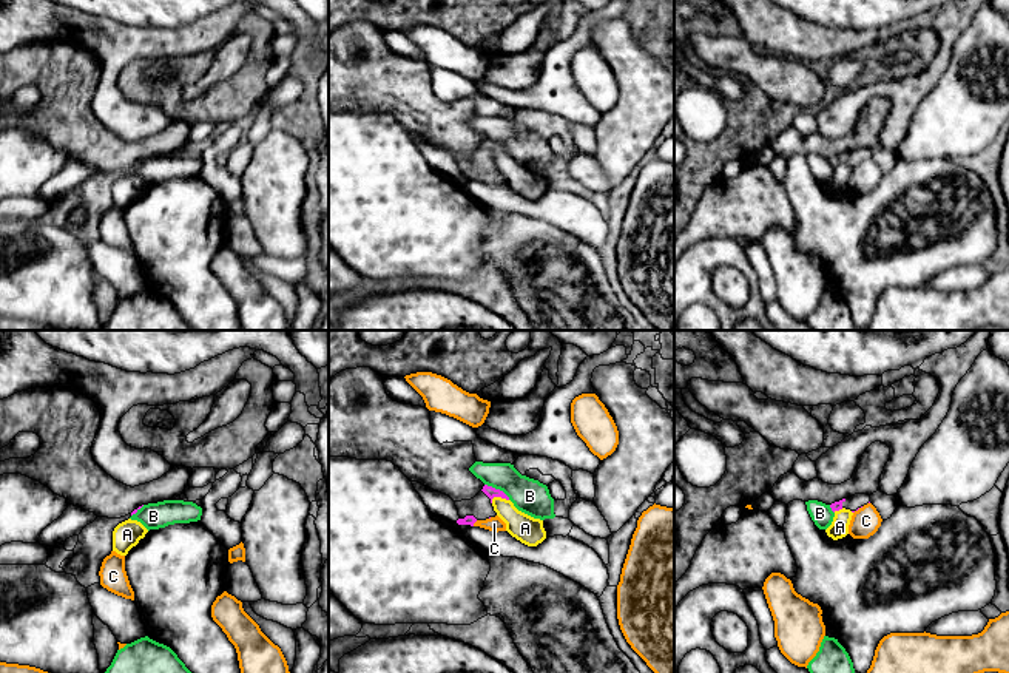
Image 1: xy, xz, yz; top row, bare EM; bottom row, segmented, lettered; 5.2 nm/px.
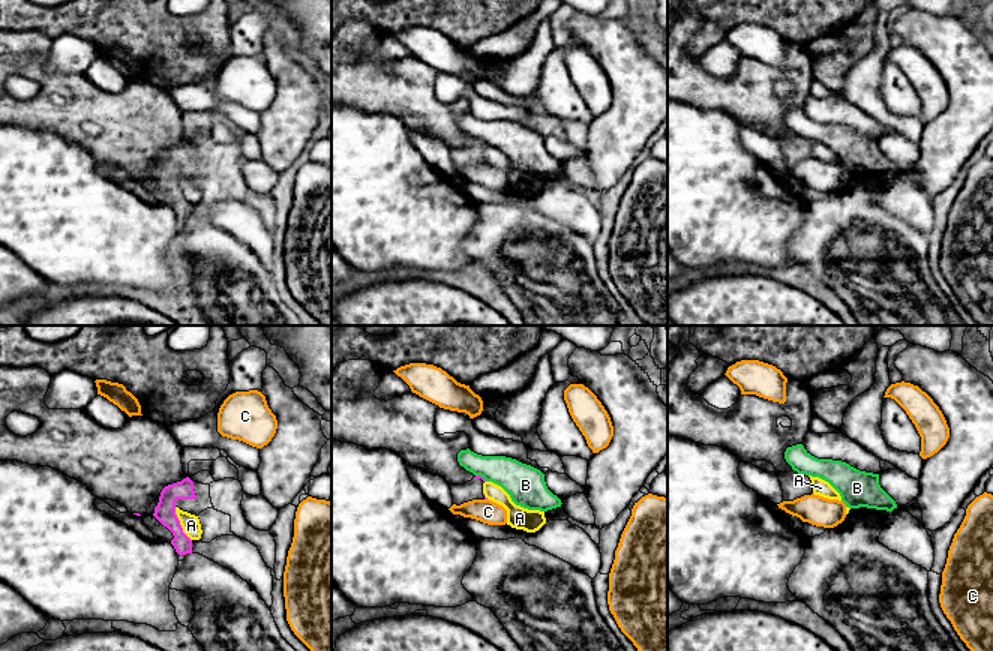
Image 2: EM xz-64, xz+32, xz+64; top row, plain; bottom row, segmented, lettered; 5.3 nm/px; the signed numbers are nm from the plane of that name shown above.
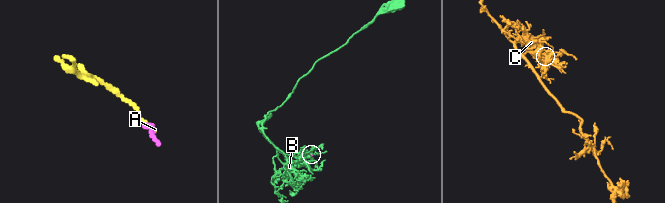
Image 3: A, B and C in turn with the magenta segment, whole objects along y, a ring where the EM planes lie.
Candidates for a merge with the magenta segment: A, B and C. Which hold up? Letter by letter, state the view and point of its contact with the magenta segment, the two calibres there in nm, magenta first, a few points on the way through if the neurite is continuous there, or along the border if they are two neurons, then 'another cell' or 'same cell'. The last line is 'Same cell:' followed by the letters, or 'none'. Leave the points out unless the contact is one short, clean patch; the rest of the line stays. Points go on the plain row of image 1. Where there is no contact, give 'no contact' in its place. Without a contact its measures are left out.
A: xz (500, 150) | 60/140 nm | across xz (489, 145), (500, 150), (502, 159), (525, 182) | same cell
B: xz (497, 144) | 60/180 nm | along xz (485, 138), (499, 142), (509, 153) | another cell
C: xz (474, 176) | 50/80 nm | along xz (477, 175), (472, 179) | another cell
Same cell: A

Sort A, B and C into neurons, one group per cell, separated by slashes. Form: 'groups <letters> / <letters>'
groups A / B / C

